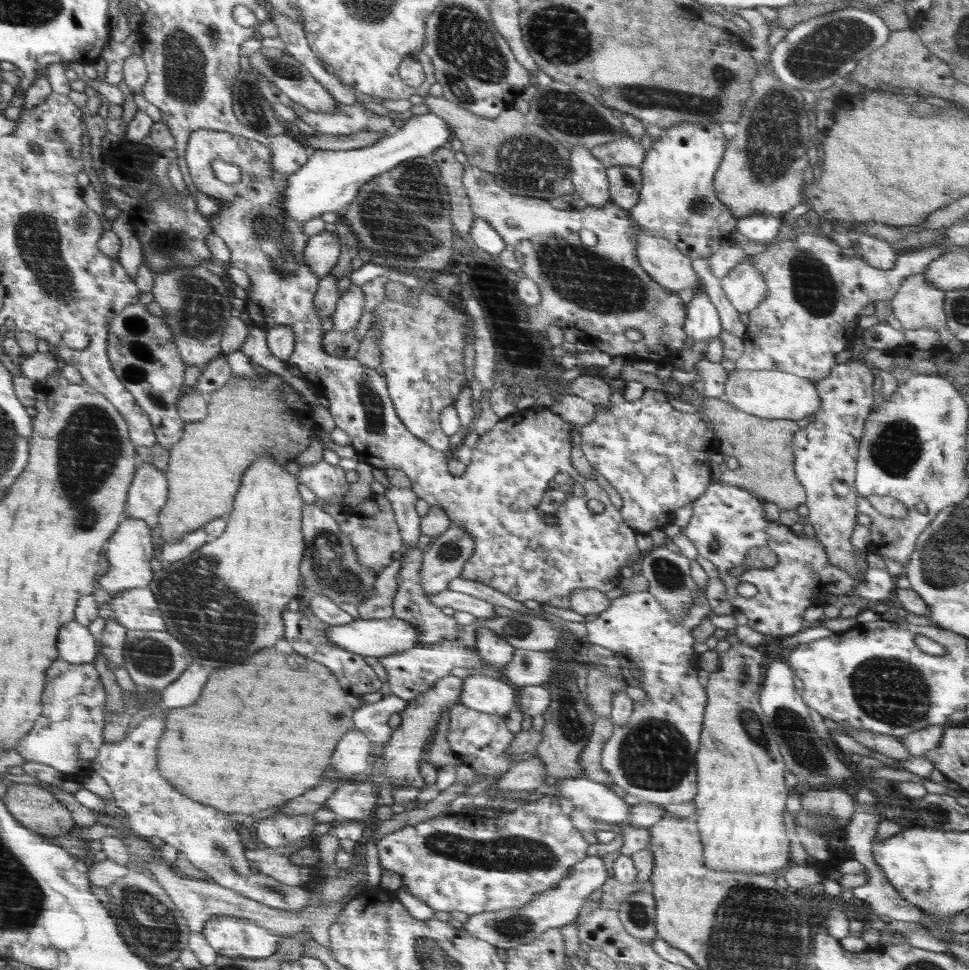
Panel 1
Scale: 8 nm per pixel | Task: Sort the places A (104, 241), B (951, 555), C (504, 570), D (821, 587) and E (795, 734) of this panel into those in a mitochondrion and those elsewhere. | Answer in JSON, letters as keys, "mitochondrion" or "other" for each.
{"A":"other","B":"mitochondrion","C":"other","D":"other","E":"mitochondrion"}

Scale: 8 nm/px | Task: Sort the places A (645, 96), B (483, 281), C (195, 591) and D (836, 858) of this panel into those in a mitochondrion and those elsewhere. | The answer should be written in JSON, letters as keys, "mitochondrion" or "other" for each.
{"A":"mitochondrion","B":"other","C":"mitochondrion","D":"other"}

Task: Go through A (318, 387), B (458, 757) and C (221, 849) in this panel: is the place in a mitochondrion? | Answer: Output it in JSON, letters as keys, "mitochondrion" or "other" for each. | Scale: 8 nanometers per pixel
{"A":"other","B":"other","C":"mitochondrion"}

